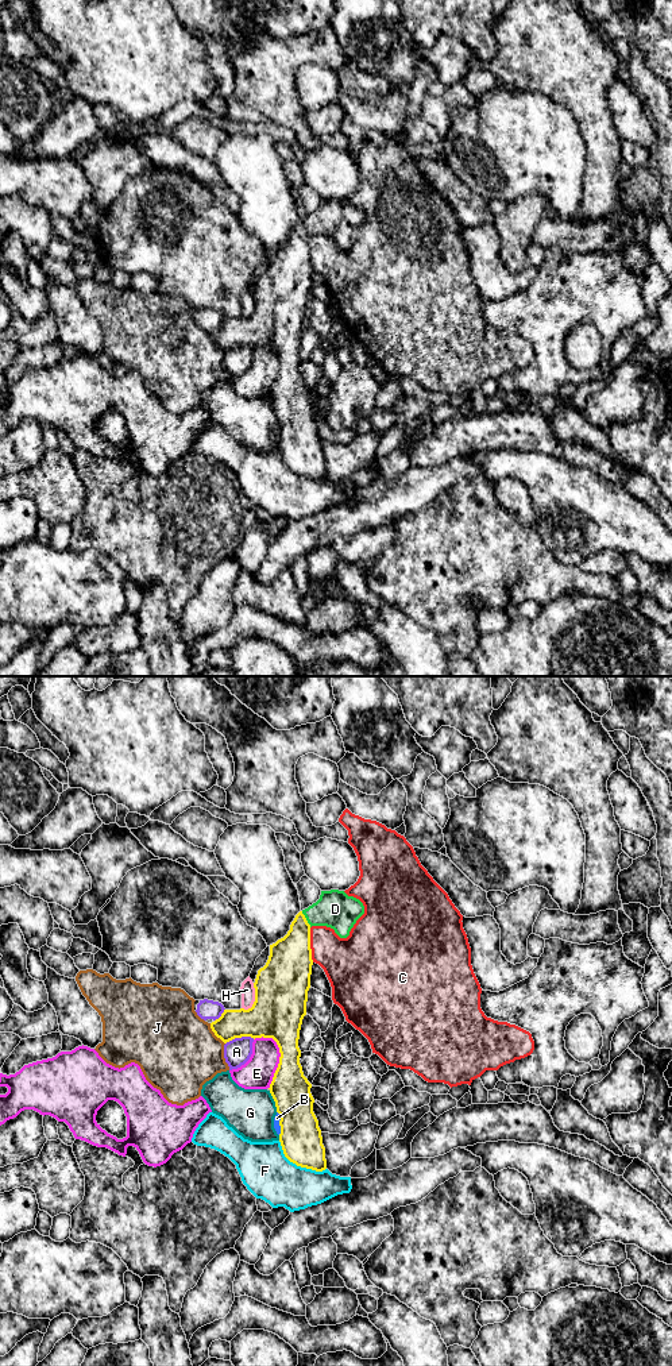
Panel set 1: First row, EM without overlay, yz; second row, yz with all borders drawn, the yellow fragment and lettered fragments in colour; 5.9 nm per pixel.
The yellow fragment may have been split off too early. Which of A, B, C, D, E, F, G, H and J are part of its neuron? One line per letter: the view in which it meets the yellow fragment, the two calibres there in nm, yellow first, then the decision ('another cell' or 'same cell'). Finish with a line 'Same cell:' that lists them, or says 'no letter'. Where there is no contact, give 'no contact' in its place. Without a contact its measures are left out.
A: meets yellow in yz; 280 nm thick on the yellow side, 160 nm on the other; another cell
B: meets yellow in yz; 240 nm thick on the yellow side, 40 nm on the other; another cell
C: meets yellow in yz; 300 nm thick on the yellow side, 300 nm on the other; another cell
D: meets yellow in yz; 260 nm thick on the yellow side, 220 nm on the other; same cell
E: meets yellow in yz; 280 nm thick on the yellow side, 190 nm on the other; another cell
F: meets yellow in yz; 240 nm thick on the yellow side, 300 nm on the other; another cell
G: meets yellow in yz; 240 nm thick on the yellow side, 280 nm on the other; another cell
H: meets yellow in yz; 320 nm thick on the yellow side, 90 nm on the other; another cell
J: meets yellow in yz; 180 nm thick on the yellow side, 480 nm on the other; another cell
Same cell: D

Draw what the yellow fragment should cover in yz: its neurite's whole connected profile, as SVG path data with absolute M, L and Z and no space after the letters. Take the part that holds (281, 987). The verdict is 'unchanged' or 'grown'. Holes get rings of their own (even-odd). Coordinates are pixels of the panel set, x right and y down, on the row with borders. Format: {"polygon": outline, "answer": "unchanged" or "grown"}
{"polygon": "M321 891L320 899L300 911L287 934L270 945L270 956L258 971L254 988L255 1002L251 1008L224 1010L221 1016L211 1023L211 1029L224 1043L242 1037L273 1038L279 1047L279 1064L270 1084L270 1093L279 1114L279 1142L285 1157L297 1166L323 1172L327 1169L325 1147L323 1145L318 1120L313 1112L314 1099L312 1084L304 1076L298 1047L302 1019L306 1015L308 991L312 975L310 927L327 926L340 938L347 938L356 921L364 914L363 903L344 891Z", "answer": "grown"}

